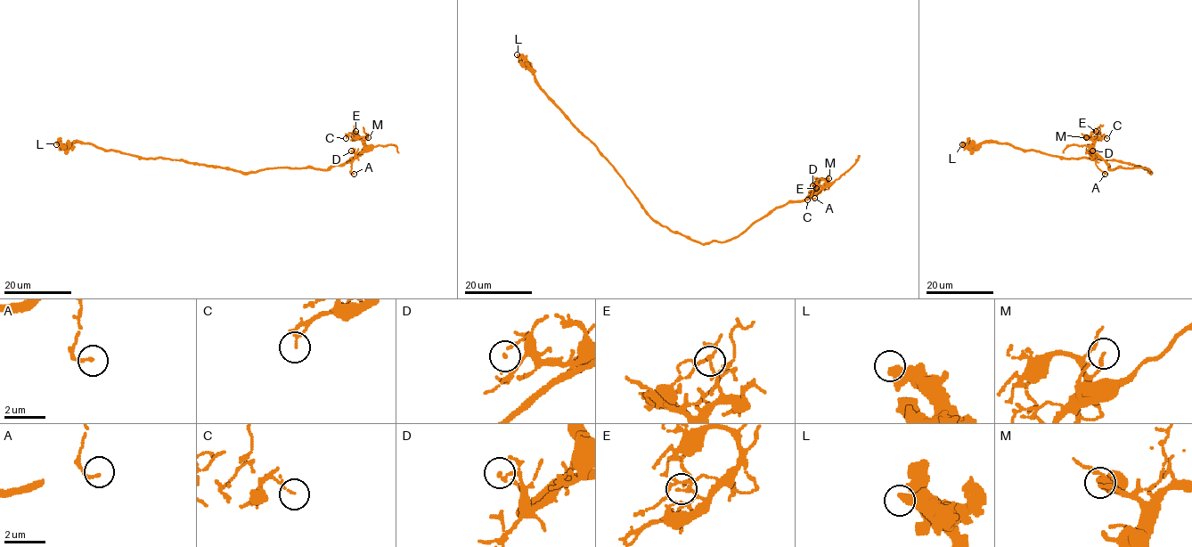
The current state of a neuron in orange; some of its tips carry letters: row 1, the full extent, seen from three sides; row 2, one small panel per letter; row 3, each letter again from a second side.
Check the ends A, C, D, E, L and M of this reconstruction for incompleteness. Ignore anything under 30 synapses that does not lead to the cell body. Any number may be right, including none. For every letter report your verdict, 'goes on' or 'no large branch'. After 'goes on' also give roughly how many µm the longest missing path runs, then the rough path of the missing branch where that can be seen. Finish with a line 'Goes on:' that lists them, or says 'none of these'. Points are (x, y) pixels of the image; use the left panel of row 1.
A: no large branch
C: no large branch
D: no large branch
E: no large branch
L: no large branch
M: no large branch
Goes on: none of these

